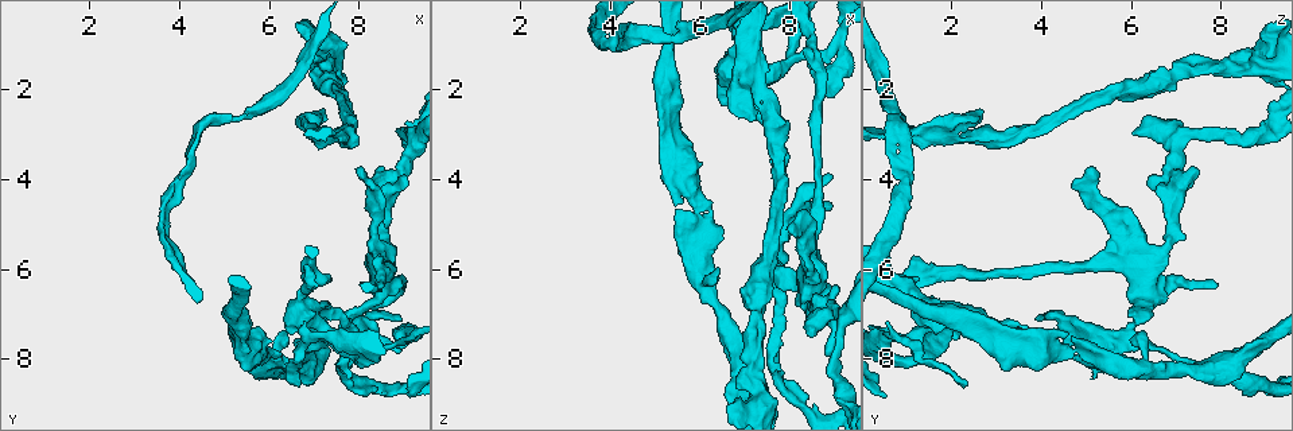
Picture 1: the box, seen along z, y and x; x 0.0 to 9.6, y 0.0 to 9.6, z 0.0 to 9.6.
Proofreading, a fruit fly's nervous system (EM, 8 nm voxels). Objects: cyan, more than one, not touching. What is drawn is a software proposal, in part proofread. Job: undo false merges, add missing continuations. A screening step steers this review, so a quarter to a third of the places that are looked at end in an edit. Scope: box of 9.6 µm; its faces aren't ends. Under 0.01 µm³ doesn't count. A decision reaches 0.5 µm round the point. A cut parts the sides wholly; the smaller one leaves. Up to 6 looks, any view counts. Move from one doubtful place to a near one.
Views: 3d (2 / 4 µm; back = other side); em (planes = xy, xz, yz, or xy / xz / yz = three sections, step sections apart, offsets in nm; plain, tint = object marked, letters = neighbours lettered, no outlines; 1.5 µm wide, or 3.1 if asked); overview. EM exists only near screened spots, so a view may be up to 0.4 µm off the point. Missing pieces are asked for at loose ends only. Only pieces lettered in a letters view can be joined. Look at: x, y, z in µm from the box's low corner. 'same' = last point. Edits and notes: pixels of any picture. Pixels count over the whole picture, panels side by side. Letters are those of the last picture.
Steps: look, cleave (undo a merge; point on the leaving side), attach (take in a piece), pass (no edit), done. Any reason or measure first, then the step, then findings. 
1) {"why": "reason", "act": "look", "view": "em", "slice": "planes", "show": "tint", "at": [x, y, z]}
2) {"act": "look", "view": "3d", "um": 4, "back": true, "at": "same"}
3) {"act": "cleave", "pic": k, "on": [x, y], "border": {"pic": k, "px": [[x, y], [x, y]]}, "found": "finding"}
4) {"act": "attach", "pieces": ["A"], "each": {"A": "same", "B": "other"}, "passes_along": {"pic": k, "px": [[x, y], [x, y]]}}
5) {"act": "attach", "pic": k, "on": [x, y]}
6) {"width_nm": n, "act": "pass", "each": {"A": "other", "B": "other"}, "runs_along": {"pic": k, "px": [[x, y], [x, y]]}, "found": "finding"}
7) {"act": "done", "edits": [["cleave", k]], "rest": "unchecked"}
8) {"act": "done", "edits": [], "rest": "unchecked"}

{"why": "branch stops here", "act": "look", "view": "em", "slice": "yz", "step": 4, "show": "letters", "at": [8.75, 6.35, 7.85]}

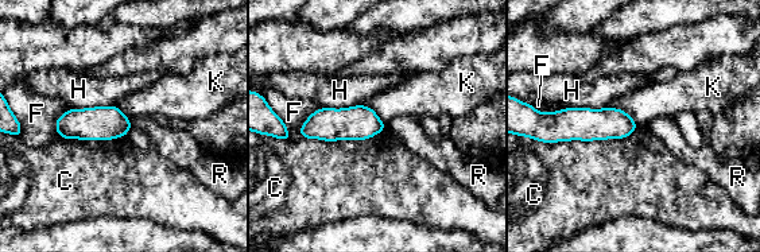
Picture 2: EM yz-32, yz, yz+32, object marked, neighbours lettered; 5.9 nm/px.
{"act": "pass", "each": {"C": "other", "F": "other", "H": "other", "K": "other", "R": "other"}, "border": {"pic": 2, "px": [[320, 107], [299, 128], [302, 138]]}, "found": "none of them fits"}

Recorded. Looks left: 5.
{"act": "look", "view": "em", "slice": "xz", "step": 4, "show": "letters", "at": [7.15, 2.35, 2.60]}

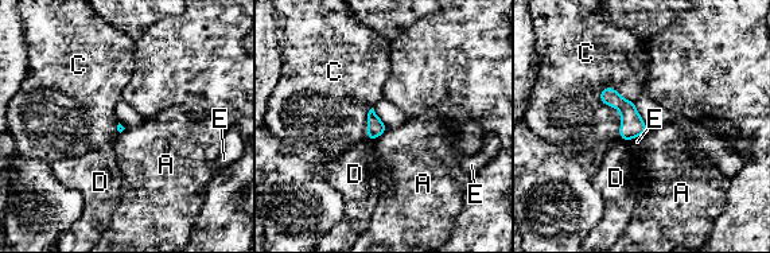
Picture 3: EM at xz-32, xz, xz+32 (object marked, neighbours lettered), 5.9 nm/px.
{"act": "pass", "each": {"A": "other", "C": "other", "D": "other", "E": "other"}, "found": "none of them fits"}

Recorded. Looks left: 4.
{"why": "sharp bend", "act": "look", "view": "3d", "um": 4, "at": [9.10, 7.60, 1.10]}

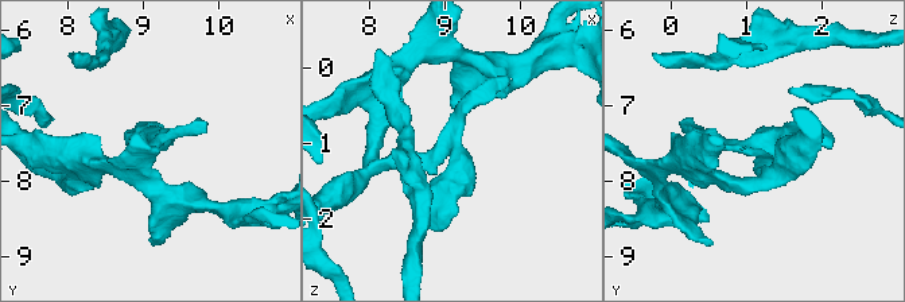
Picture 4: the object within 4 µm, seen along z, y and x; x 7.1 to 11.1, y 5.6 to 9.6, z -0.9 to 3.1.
{"arms": 3, "arm_widths_nm": [160, 170, 200], "why": "now the EM", "act": "look", "view": "em", "slice": "planes", "show": "tint", "at": [9.05, 7.65, 1.15]}

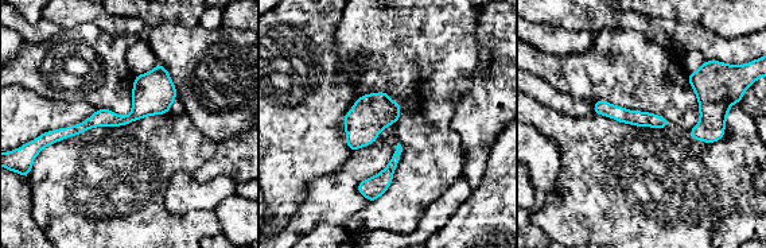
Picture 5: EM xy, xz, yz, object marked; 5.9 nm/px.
{"act": "look", "view": "em", "slice": "planes", "show": "letters", "at": "same"}

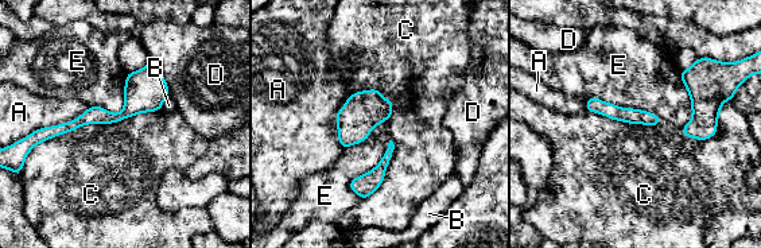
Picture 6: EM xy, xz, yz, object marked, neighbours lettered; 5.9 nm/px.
{"width_nm": 100, "act": "pass", "each": {"A": "other", "B": "other", "C": "other", "D": "other", "E": "other"}, "runs_along": {"pic": 6, "px": [[163, 84], [117, 117], [42, 135]]}, "found": "one neuron here"}

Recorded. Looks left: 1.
{"act": "done", "edits": [], "rest": "unchecked"}

